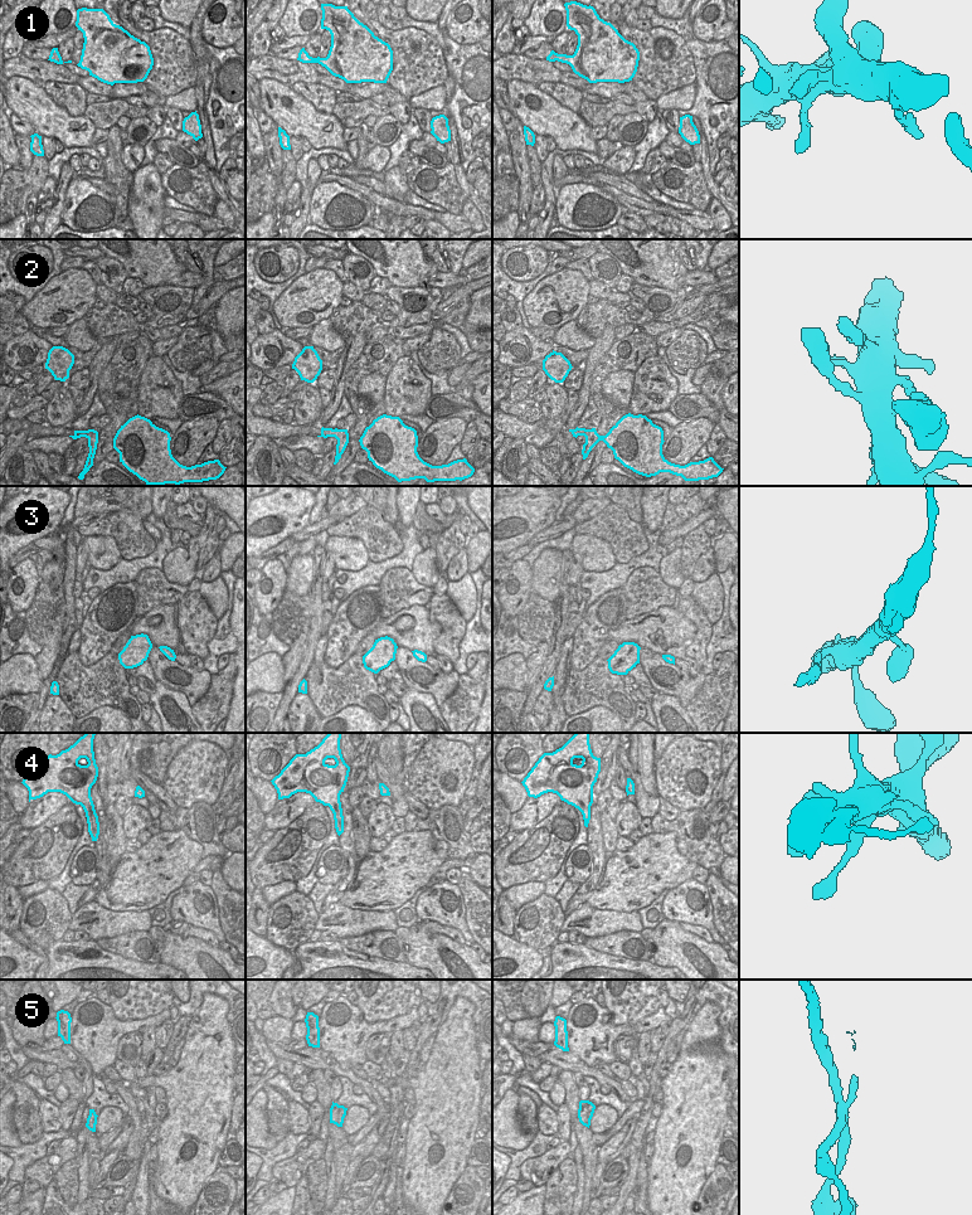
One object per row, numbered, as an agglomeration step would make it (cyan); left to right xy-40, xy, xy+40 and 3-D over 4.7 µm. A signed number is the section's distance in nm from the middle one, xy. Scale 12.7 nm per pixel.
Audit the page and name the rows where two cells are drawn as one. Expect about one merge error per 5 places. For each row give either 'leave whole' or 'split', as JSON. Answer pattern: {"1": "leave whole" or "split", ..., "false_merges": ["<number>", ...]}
{"1": "leave whole", "2": "leave whole", "3": "leave whole", "4": "leave whole", "5": "split", "false_merges": ["5"]}

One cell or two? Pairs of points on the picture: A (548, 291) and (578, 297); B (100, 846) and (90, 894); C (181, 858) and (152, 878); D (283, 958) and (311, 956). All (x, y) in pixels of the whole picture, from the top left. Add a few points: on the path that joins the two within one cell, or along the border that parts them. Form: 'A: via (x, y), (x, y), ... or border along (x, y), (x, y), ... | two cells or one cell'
A: via (555, 296), (570, 296) | one cell
B: via (102, 858), (102, 879), (100, 883) | one cell
C: via (174, 858), (160, 870) | one cell
D: border along (292, 952), (296, 957) | two cells

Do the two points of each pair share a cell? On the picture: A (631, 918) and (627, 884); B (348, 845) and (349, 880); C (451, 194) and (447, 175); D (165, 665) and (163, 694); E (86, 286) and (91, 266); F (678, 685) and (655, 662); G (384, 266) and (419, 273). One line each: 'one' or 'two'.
A: two
B: one
C: one
D: two
E: two
F: one
G: one

